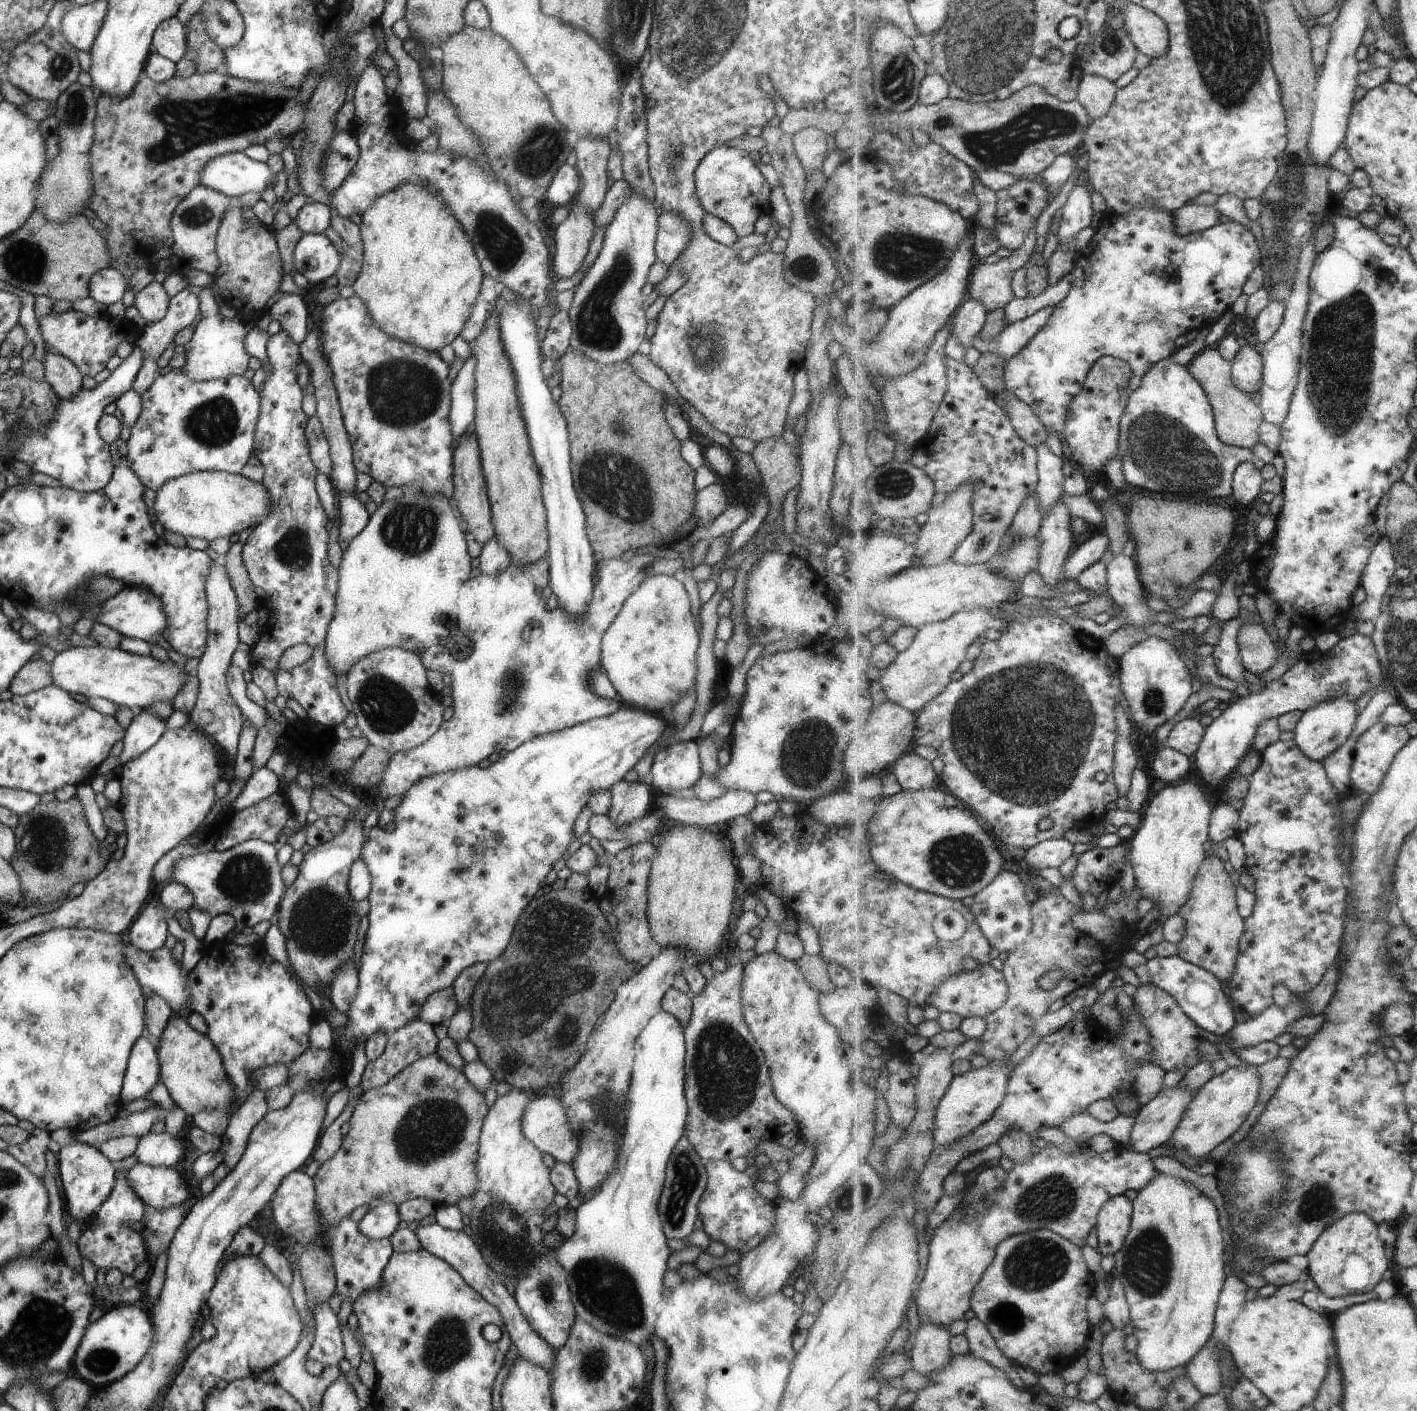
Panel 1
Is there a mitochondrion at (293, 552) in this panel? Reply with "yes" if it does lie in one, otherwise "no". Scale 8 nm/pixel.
yes

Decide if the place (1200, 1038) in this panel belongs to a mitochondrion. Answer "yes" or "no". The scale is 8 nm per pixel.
no

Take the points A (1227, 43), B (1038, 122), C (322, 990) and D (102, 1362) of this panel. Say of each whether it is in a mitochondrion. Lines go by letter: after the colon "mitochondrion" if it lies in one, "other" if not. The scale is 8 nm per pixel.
A: mitochondrion
B: mitochondrion
C: other
D: mitochondrion

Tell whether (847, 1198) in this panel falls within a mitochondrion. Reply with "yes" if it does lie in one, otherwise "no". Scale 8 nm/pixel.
yes

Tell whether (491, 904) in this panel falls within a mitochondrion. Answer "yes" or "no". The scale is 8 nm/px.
no

